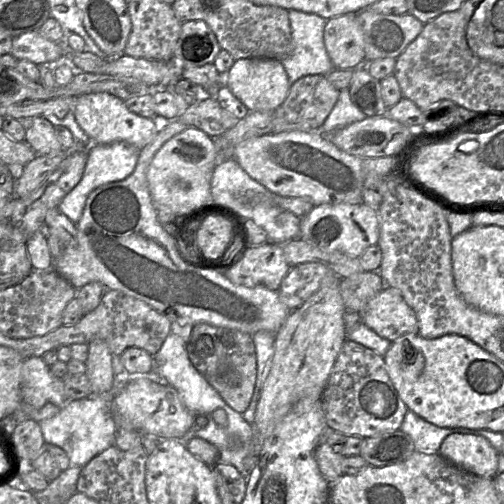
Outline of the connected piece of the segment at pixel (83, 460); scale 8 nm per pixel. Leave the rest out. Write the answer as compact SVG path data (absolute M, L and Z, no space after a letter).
M110 390L68 401L55 416L39 422L45 443L62 448L71 466L84 467L96 455L115 444L116 424L112 417L112 401Z

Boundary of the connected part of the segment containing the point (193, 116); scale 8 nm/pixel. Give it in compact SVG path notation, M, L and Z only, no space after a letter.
M217 99L196 102L177 119L187 126L202 130L212 138L222 135L240 121L222 108Z

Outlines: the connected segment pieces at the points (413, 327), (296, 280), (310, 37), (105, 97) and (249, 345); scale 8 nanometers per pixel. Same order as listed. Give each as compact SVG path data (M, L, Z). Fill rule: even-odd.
M386 286L359 314L364 325L390 342L405 334L419 334L417 317L396 288Z
M319 262L290 266L277 291L281 301L292 311L301 306L321 287L322 280L333 271Z
M287 9L293 38L292 53L281 60L290 85L307 75L327 75L335 69L324 44L327 20L313 13Z
M95 92L78 96L73 112L77 123L93 144L124 142L139 150L153 141L159 131L161 122L163 122L131 112L125 105L124 100L107 92Z
M198 323L193 325L185 347L193 366L231 408L243 414L252 399L257 376L253 334L207 323Z

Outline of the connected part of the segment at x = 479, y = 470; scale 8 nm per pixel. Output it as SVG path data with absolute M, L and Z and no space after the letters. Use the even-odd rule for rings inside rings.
M455 433L442 442L438 454L454 466L482 478L497 475L498 455L482 436Z

